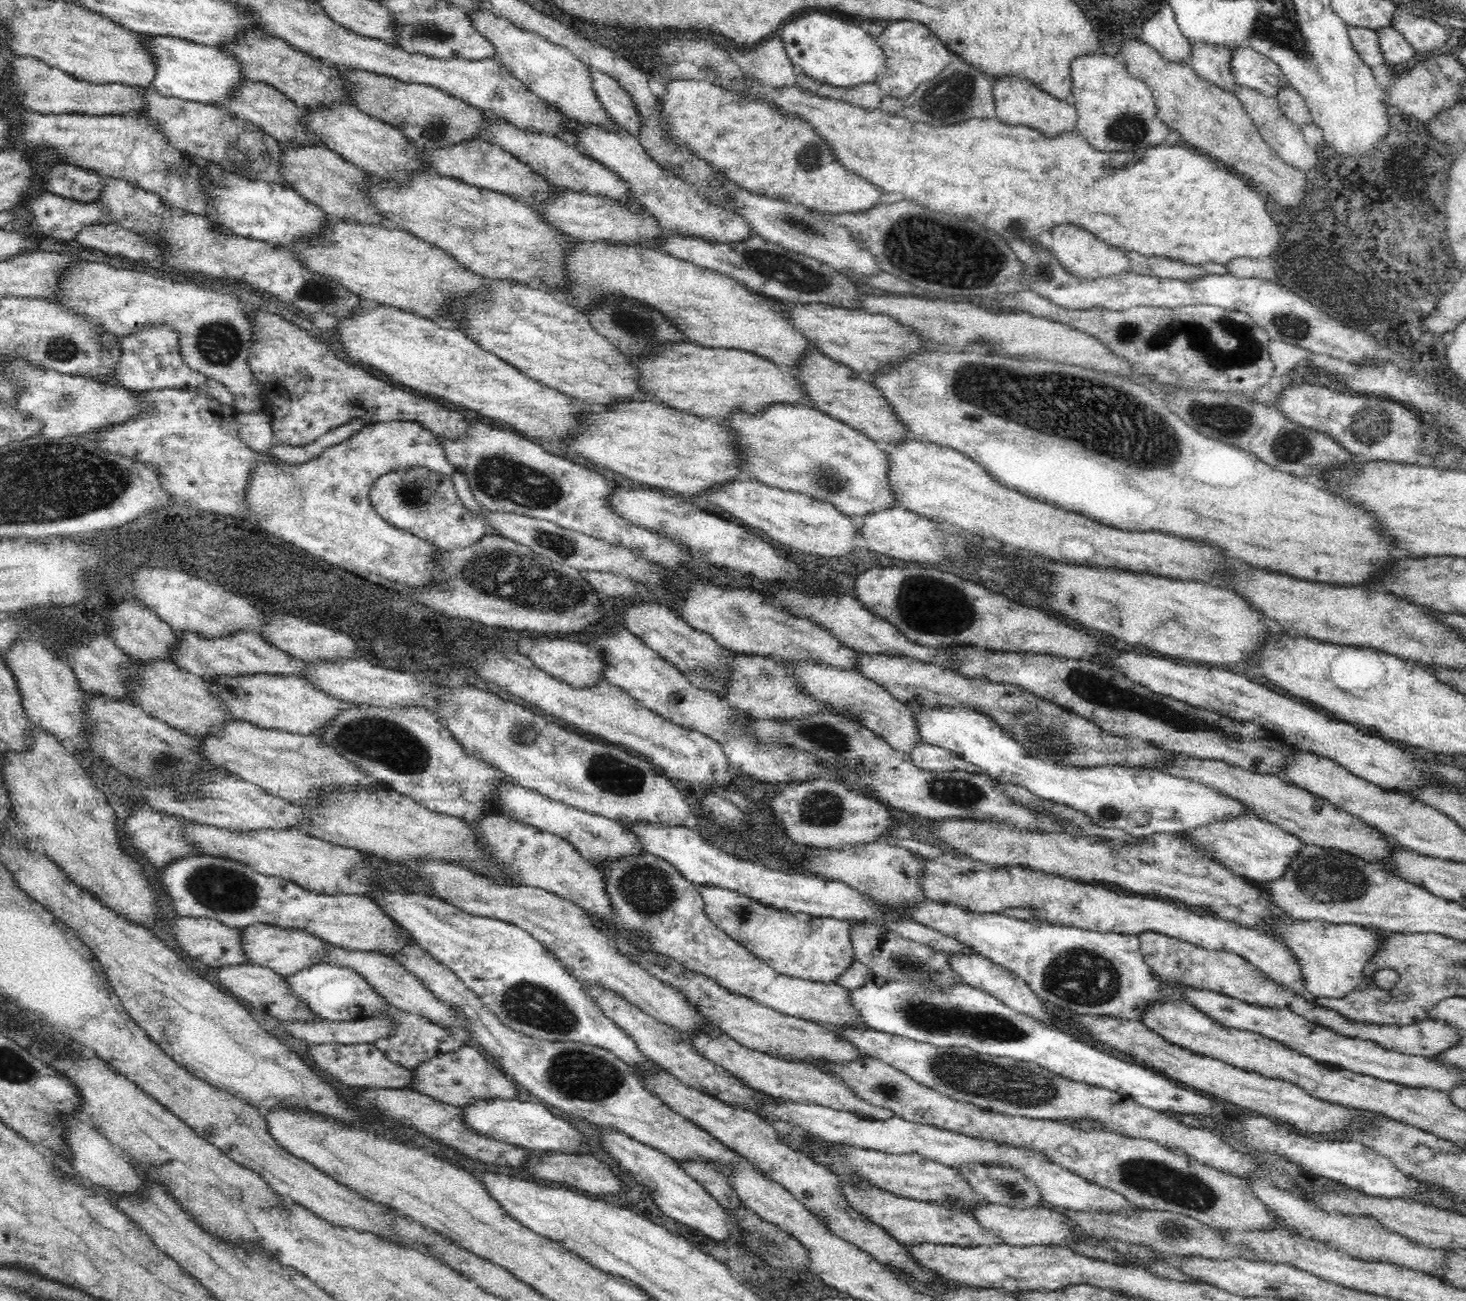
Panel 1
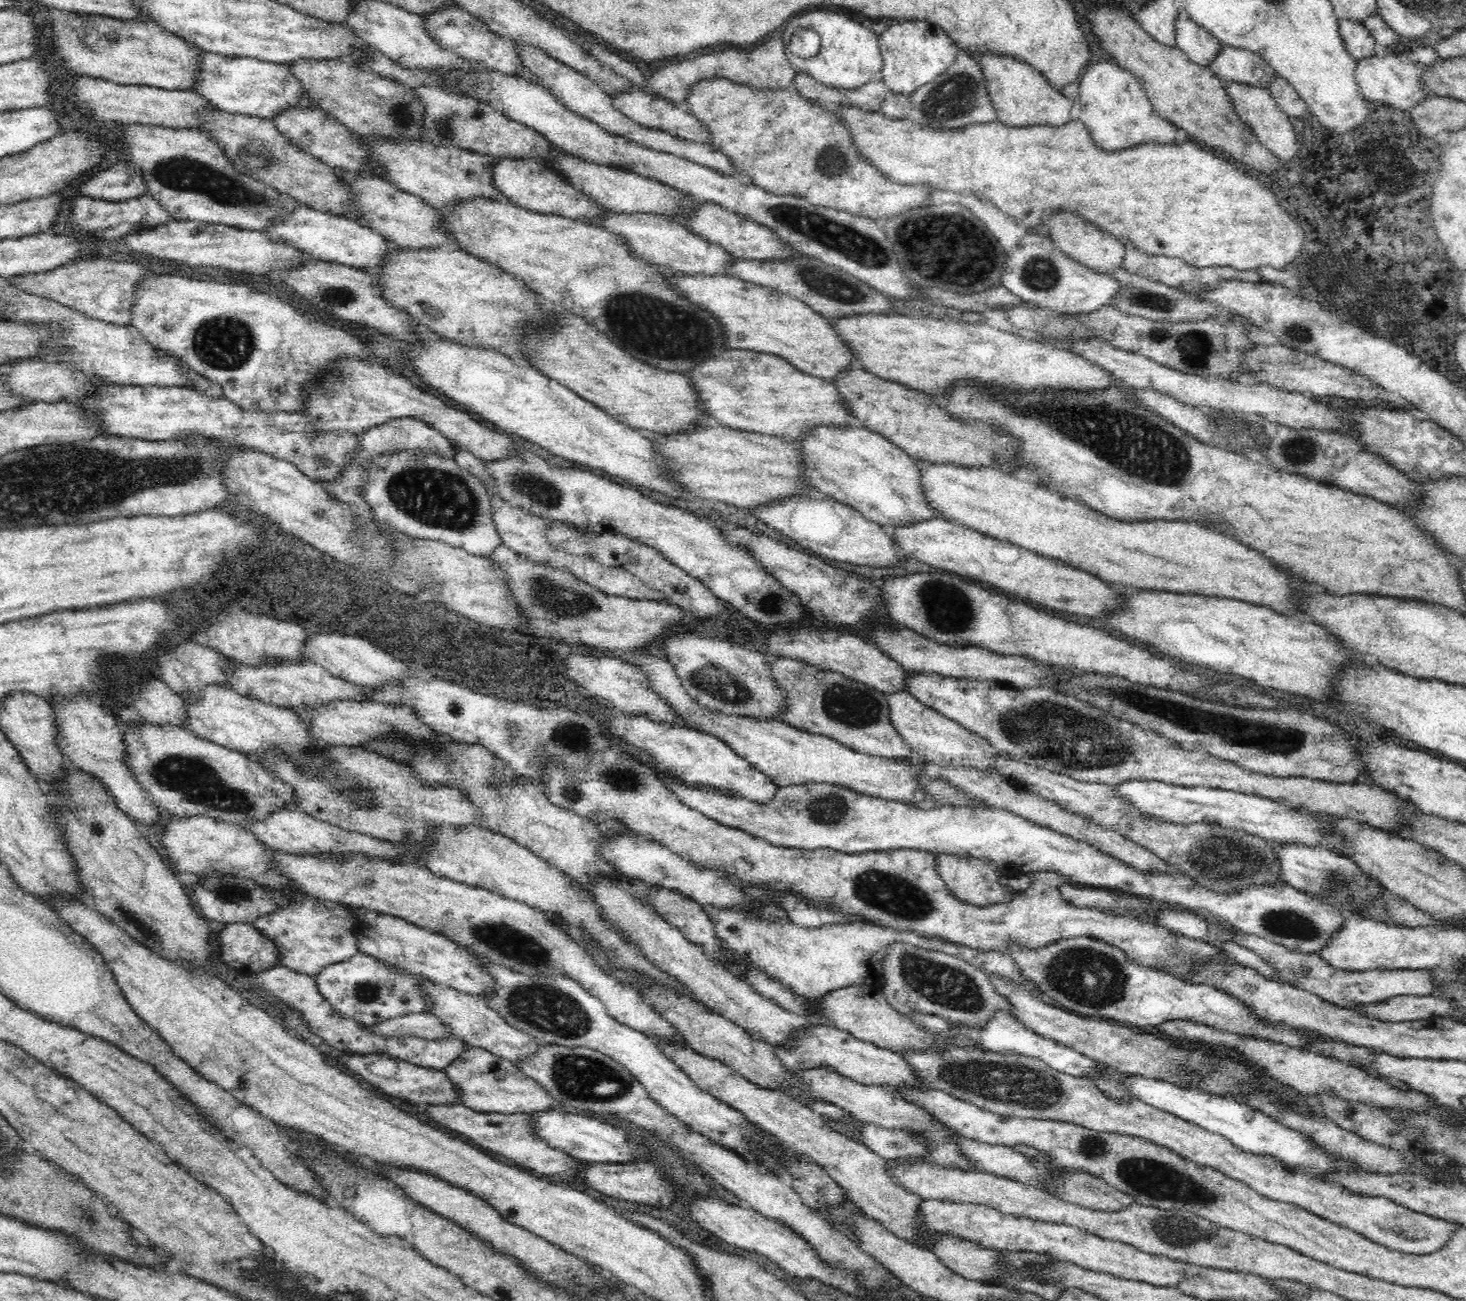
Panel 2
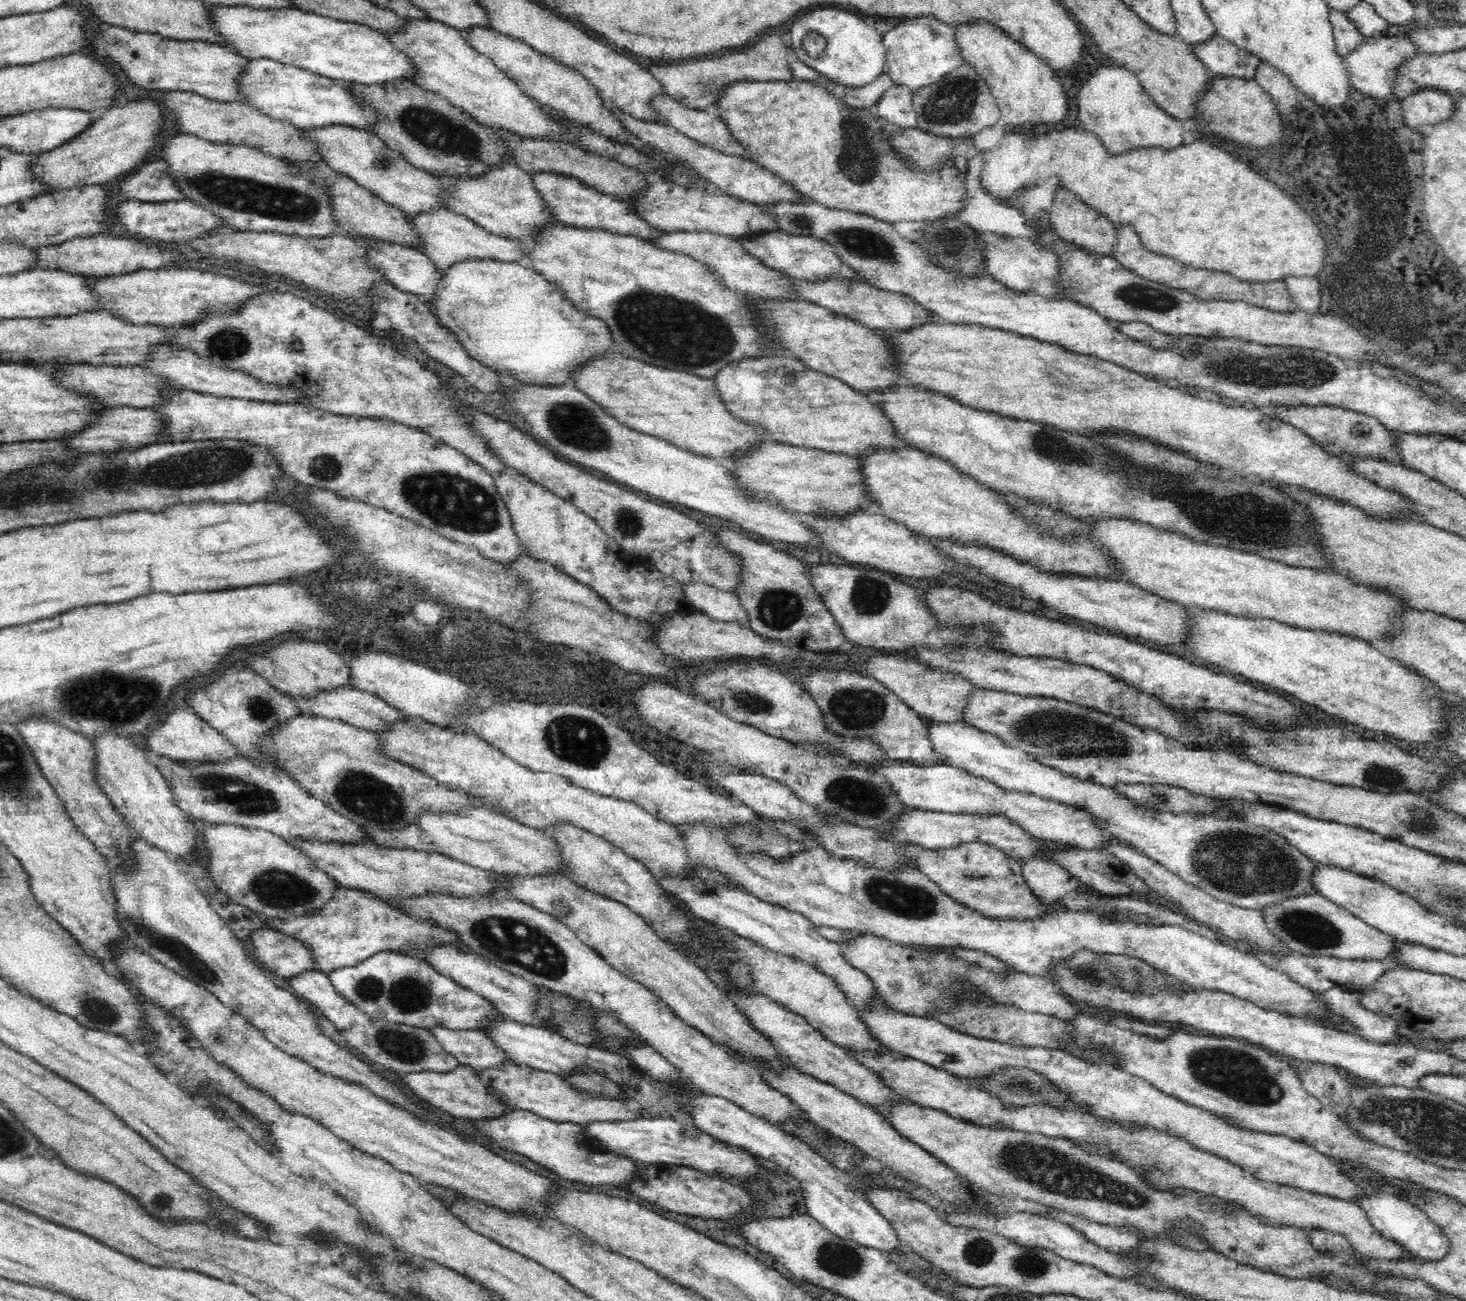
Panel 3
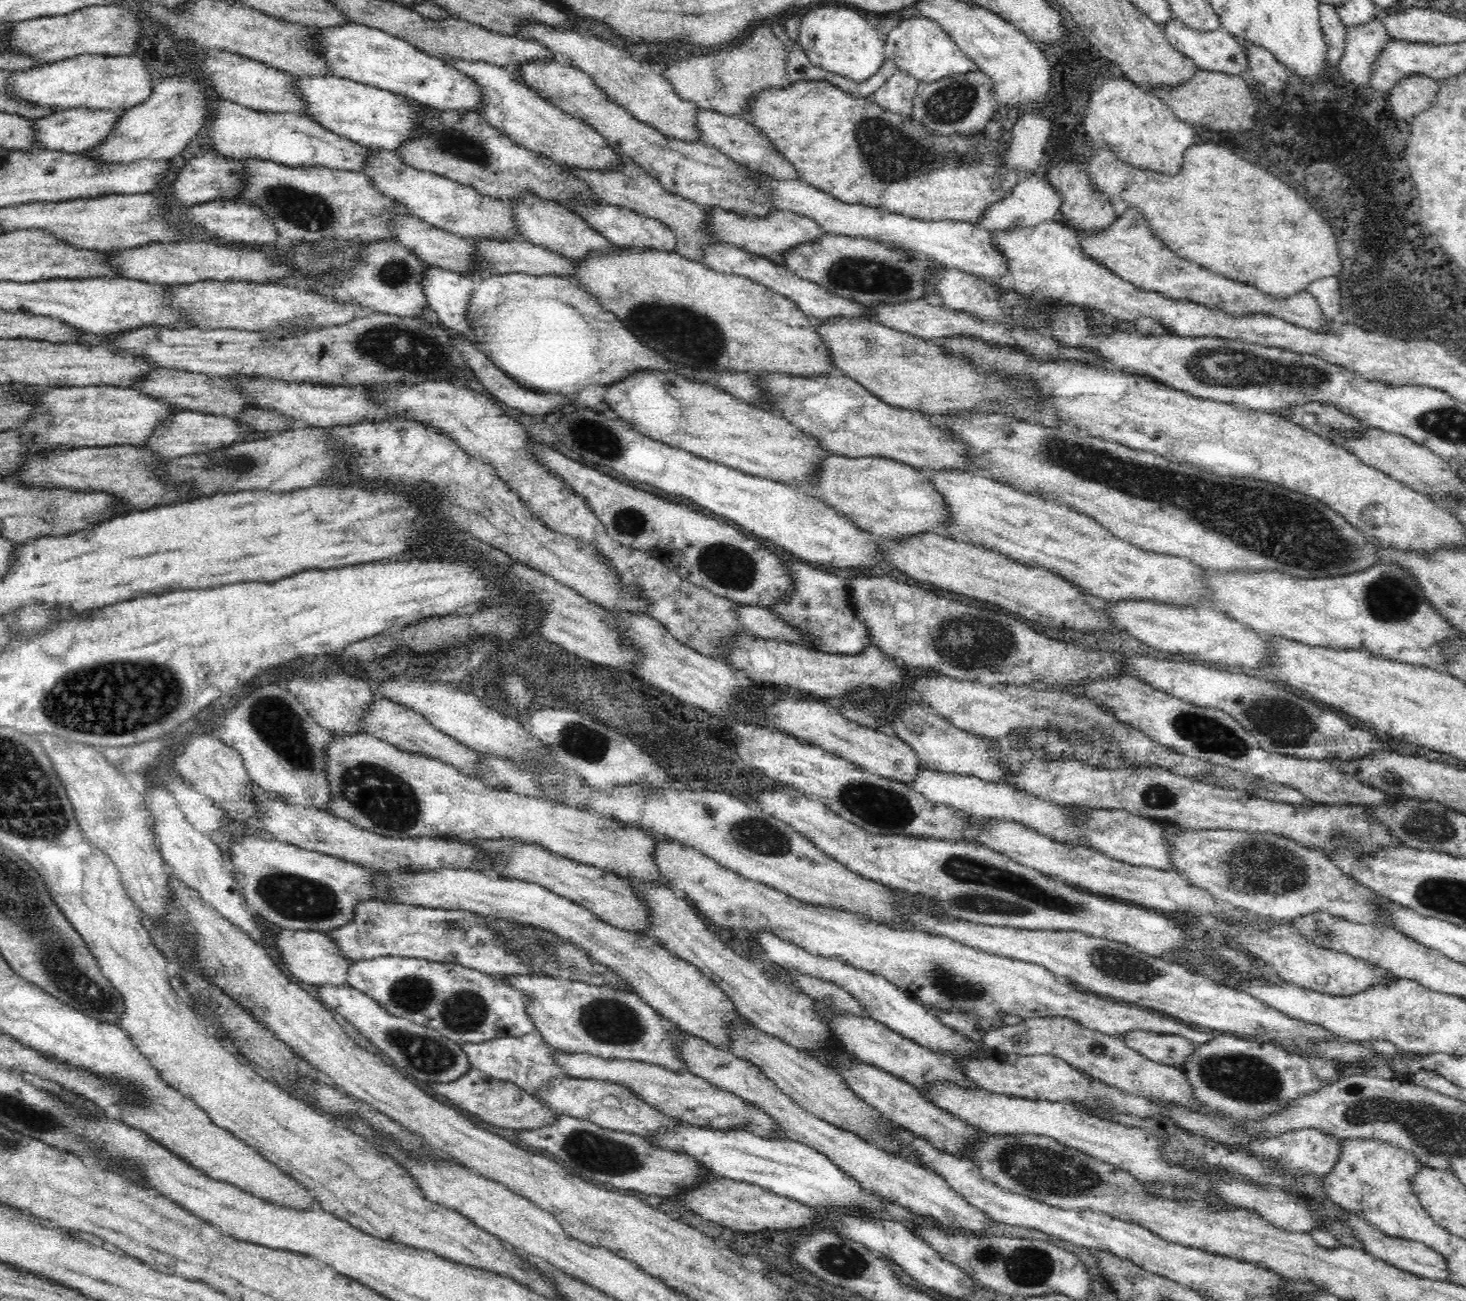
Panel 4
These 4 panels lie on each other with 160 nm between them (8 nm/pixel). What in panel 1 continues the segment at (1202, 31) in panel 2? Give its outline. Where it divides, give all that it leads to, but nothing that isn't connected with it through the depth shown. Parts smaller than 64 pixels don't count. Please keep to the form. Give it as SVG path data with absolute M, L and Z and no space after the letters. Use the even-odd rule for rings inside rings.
M1192 39L1189 43L1191 54L1188 63L1195 73L1229 92L1235 93L1240 88L1230 71L1233 49L1206 41L1192 41Z

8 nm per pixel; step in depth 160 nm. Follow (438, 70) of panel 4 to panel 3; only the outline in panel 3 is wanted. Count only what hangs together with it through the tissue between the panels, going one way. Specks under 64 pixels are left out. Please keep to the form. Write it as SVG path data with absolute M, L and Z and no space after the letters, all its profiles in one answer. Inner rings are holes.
M209 6L213 11L214 25L228 41L226 46L249 59L269 58L346 84L367 86L412 81L419 74L412 57L384 33L366 24L331 19L300 8L271 11Z

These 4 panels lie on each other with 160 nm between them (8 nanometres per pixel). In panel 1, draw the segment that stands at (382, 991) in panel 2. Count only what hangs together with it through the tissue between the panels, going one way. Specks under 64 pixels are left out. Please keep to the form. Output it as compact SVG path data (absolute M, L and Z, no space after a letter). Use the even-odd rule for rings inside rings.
M320 963L289 976L290 985L300 999L306 1001L313 1012L328 1021L361 1021L388 1010L392 1003L357 968Z

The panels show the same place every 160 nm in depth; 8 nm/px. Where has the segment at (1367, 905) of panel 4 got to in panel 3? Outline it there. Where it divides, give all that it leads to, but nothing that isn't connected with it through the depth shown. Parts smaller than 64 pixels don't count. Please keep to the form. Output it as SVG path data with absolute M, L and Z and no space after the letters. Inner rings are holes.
M930 721L930 735L934 748L944 755L942 764L964 768L1006 790L1030 791L1058 802L1088 807L1097 820L1100 823L1104 821L1118 838L1216 900L1262 912L1286 900L1319 893L1314 884L1319 863L1274 830L1236 818L1148 811L1119 795L1113 787L1084 782L1058 772L1030 758L1027 752L1007 745L995 734L978 730L970 724L936 724Z

